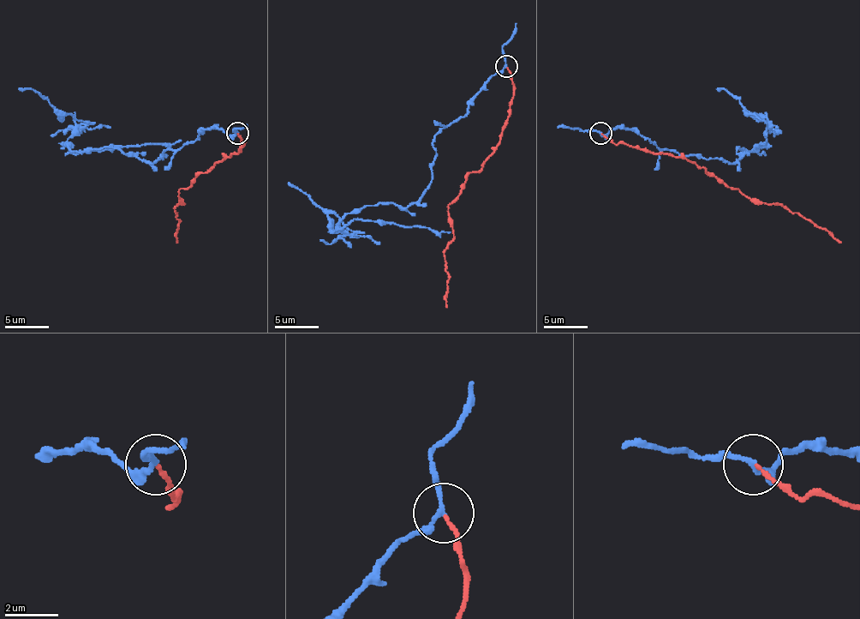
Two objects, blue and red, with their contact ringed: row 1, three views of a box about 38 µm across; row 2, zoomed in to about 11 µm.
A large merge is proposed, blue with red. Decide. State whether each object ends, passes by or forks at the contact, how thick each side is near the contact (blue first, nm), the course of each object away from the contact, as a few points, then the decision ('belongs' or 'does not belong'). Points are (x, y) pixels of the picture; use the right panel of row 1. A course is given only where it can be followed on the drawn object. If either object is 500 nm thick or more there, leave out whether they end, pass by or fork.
blue passes by | red ends | 160/140 nm | blue via (600, 134), (625, 127), (658, 149), (729, 162), (742, 156), (737, 147), (760, 153), (753, 151), (767, 141) | red via (600, 134), (616, 145), (683, 156), (740, 191), (768, 204), (782, 204), (841, 242) | does not belong

